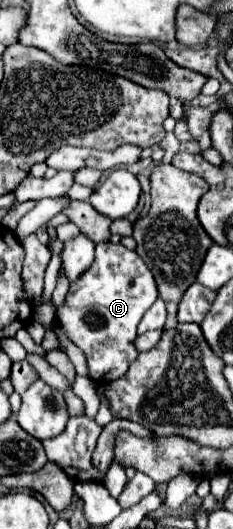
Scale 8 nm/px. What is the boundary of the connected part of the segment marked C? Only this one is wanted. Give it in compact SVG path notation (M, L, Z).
M110 241L96 245L92 267L80 277L80 281L76 281L76 285L70 285L66 301L58 309L58 321L72 343L86 353L94 381L110 383L128 371L130 363L138 357L134 347L136 327L156 297L154 277L148 273L148 267L136 251Z

